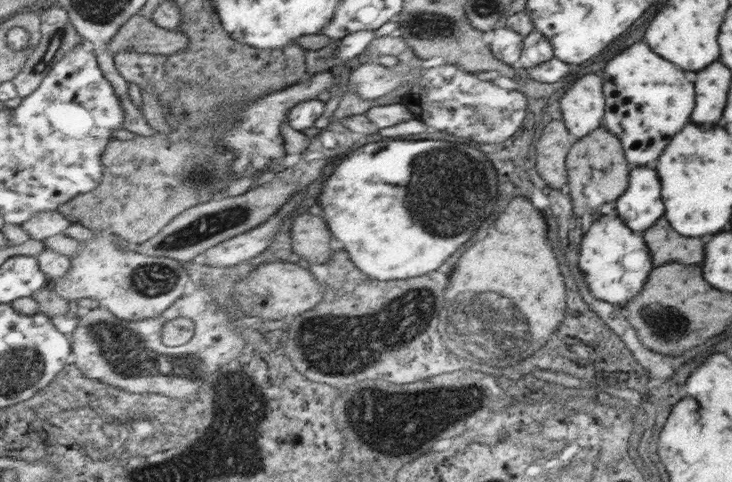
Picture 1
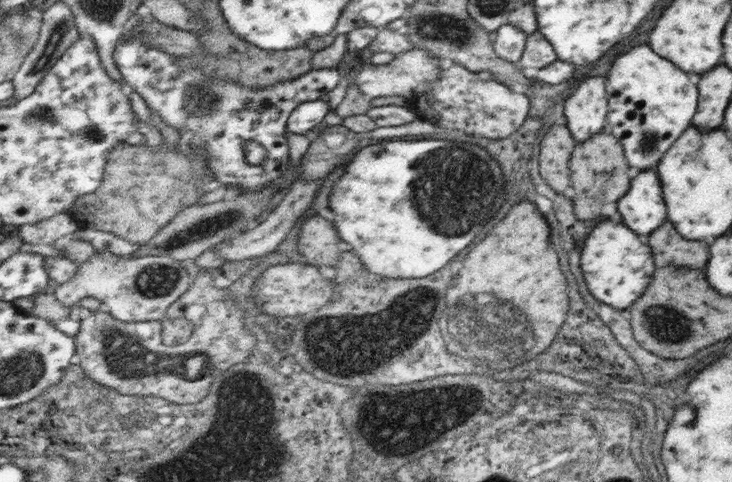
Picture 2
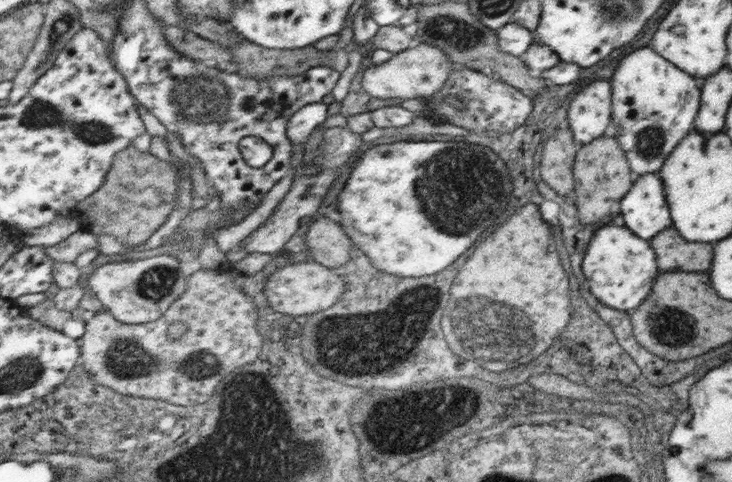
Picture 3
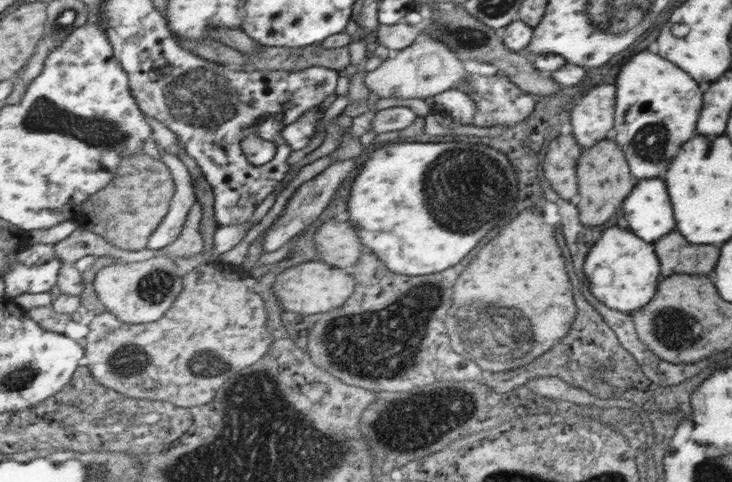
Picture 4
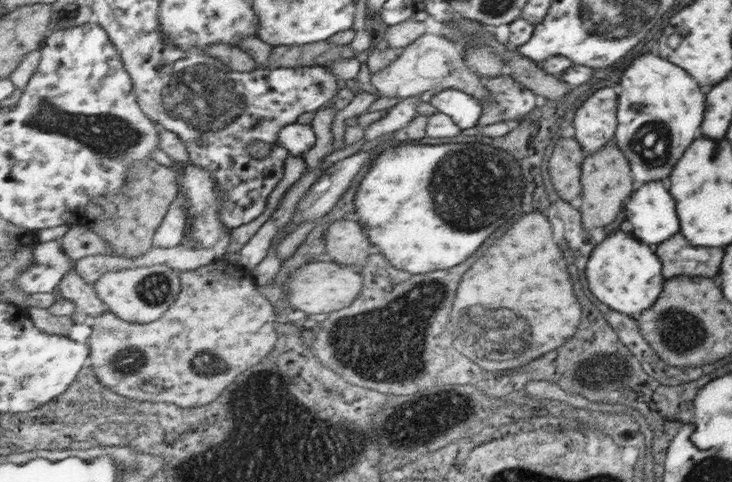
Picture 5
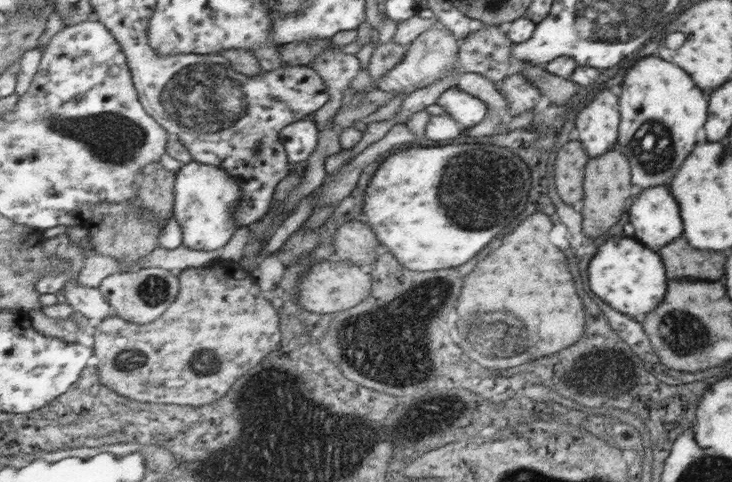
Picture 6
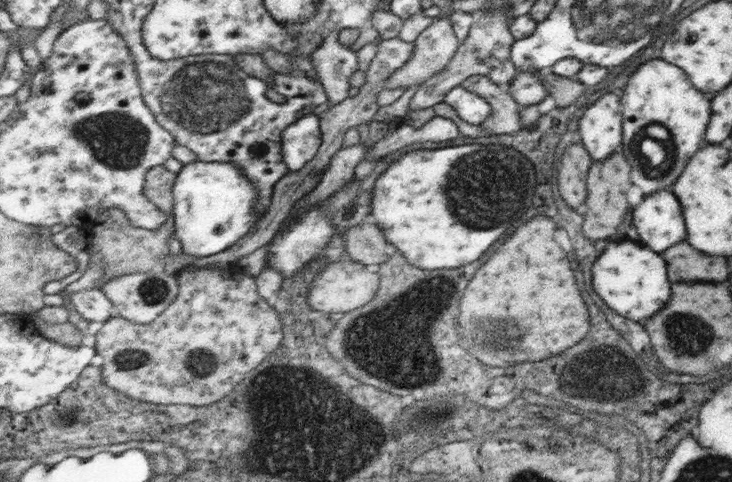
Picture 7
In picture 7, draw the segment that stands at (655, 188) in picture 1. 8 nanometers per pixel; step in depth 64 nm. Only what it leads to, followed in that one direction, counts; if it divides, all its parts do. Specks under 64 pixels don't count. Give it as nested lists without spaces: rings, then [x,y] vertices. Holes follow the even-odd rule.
[[[660,190],[658,194],[650,194],[644,198],[640,206],[634,208],[634,226],[640,234],[640,240],[648,246],[640,246],[636,242],[610,242],[604,250],[604,254],[598,258],[598,268],[594,268],[594,288],[598,288],[598,296],[612,308],[619,316],[628,318],[632,321],[643,323],[645,320],[652,319],[656,312],[660,312],[670,296],[670,280],[666,276],[666,262],[660,254],[670,246],[676,246],[686,238],[686,226],[682,218],[682,208],[680,202],[676,200],[674,194]]]

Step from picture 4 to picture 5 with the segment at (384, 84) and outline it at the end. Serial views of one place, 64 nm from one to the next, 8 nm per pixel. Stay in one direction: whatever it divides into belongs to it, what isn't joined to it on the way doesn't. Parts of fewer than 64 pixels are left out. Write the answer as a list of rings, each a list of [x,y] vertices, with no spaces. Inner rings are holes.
[[[428,33],[404,47],[390,66],[378,70],[370,78],[371,84],[386,97],[405,99],[428,91],[438,94],[441,90],[453,88],[469,93],[480,101],[488,96],[484,80],[485,77],[468,69],[458,44],[442,35]]]

